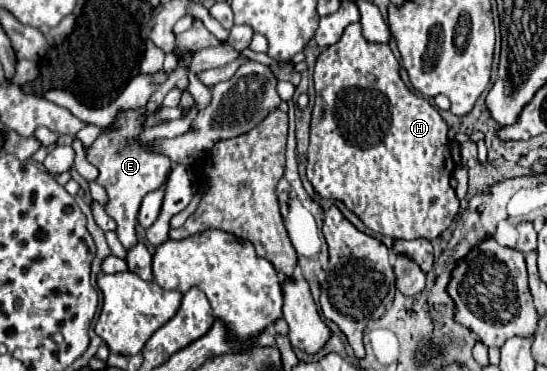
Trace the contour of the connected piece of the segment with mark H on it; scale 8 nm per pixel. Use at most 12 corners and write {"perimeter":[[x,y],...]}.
{"perimeter":[[358,22],[314,70],[306,176],[390,238],[460,200],[448,124]]}

